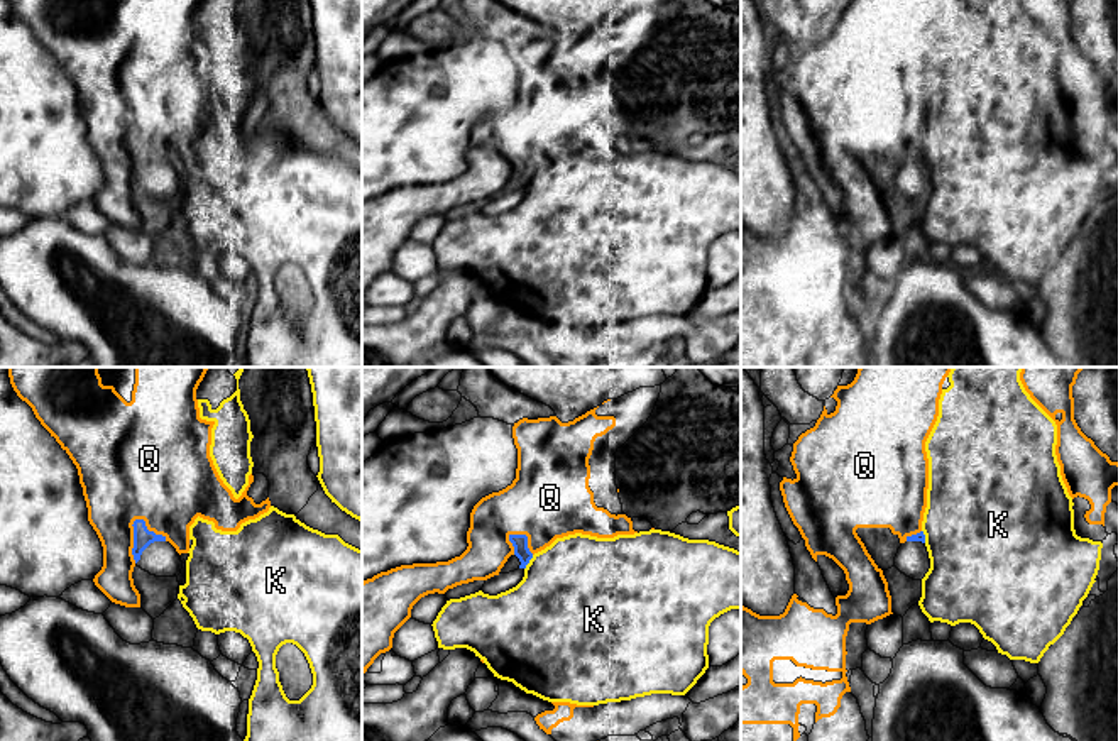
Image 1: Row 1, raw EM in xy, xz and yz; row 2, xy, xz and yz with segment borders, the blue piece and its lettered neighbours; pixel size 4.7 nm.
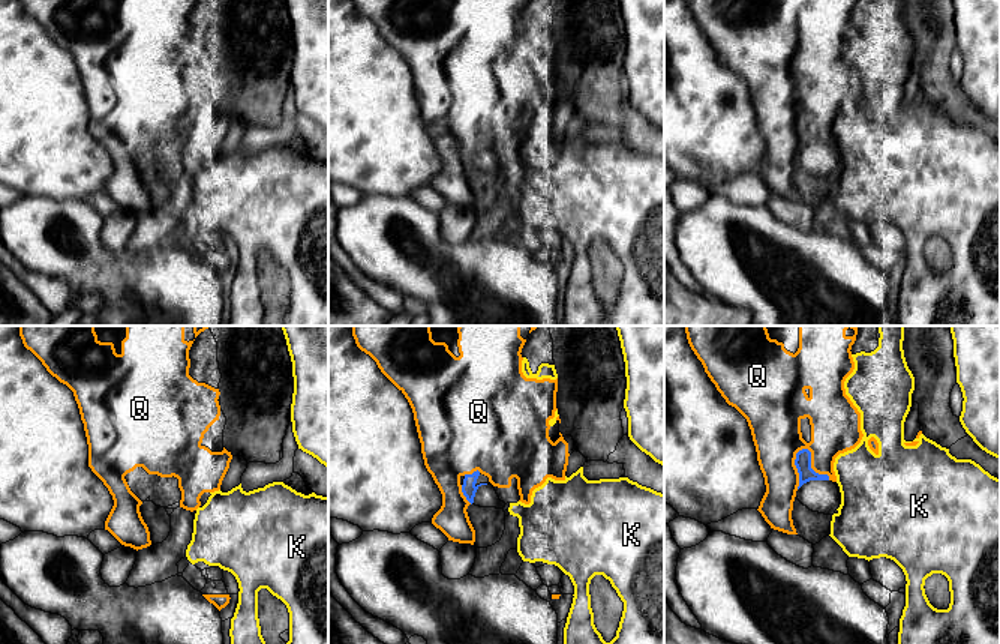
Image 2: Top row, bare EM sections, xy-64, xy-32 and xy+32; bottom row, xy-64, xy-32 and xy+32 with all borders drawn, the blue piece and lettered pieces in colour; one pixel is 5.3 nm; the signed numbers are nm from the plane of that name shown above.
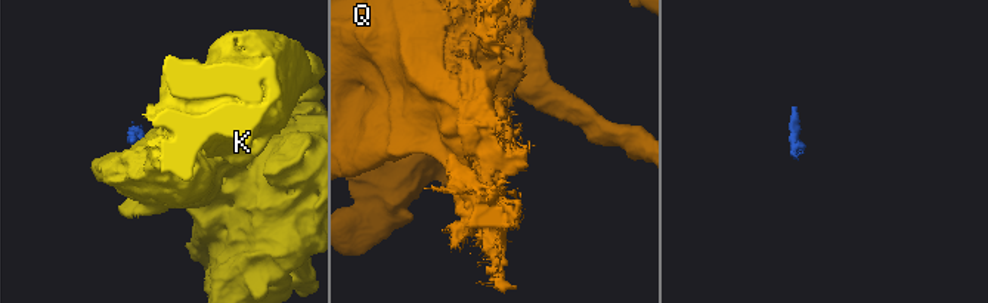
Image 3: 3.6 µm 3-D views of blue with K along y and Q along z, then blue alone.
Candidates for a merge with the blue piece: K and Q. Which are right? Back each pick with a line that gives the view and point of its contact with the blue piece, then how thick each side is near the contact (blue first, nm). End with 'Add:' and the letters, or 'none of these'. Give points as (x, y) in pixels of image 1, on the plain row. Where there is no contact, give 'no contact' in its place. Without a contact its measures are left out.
Add: none of these

